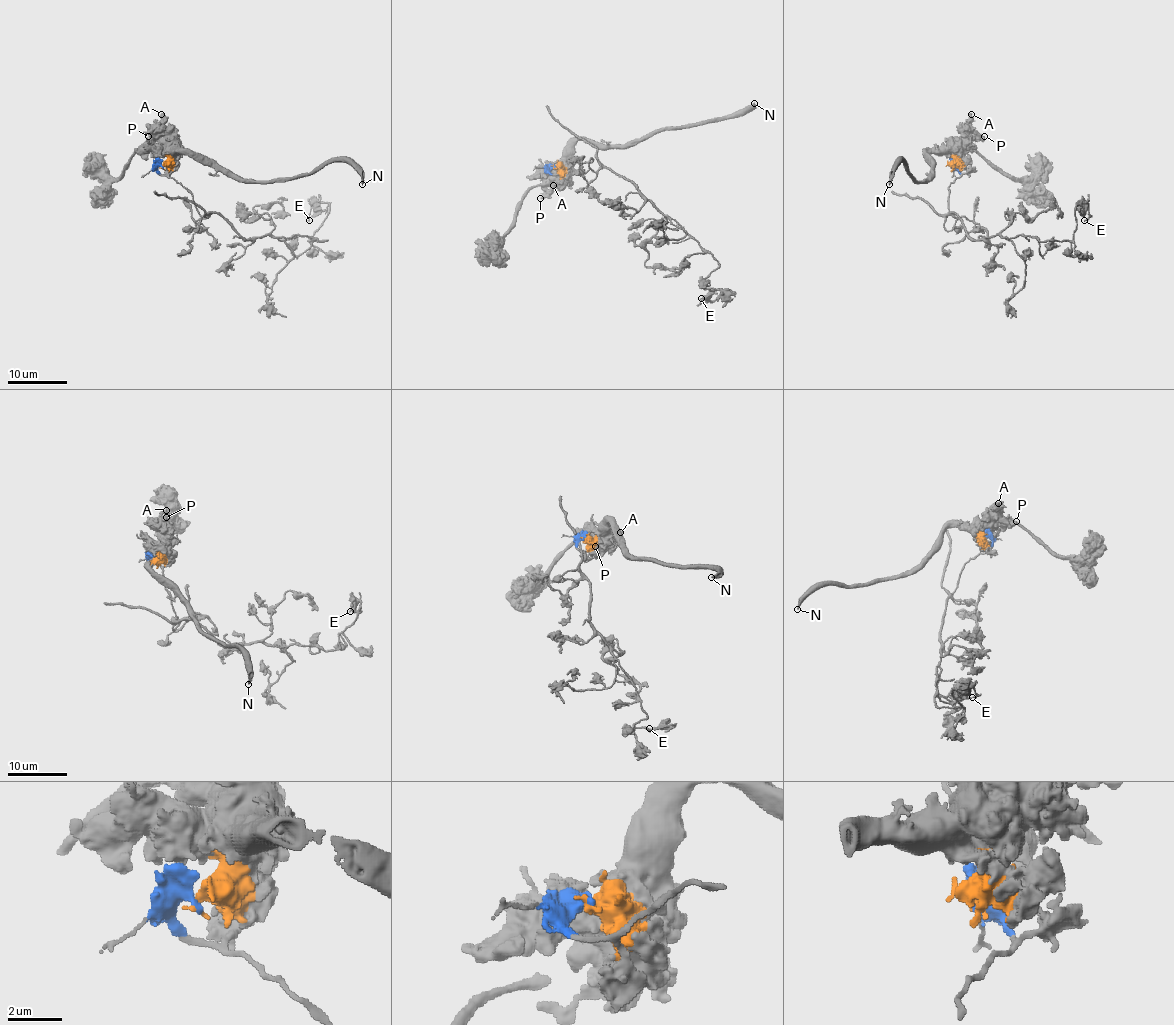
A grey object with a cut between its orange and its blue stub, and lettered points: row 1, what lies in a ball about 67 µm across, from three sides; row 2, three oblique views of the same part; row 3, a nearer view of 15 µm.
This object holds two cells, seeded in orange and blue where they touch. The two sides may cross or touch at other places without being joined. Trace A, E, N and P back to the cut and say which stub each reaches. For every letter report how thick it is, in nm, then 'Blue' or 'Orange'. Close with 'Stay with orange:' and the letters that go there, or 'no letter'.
A: Thickness 380 nm. Orange
E: Thickness 180 nm. Blue
N: Thickness 240 nm. Orange
P: Thickness 300 nm. Orange
Stay with orange: A, N, P

